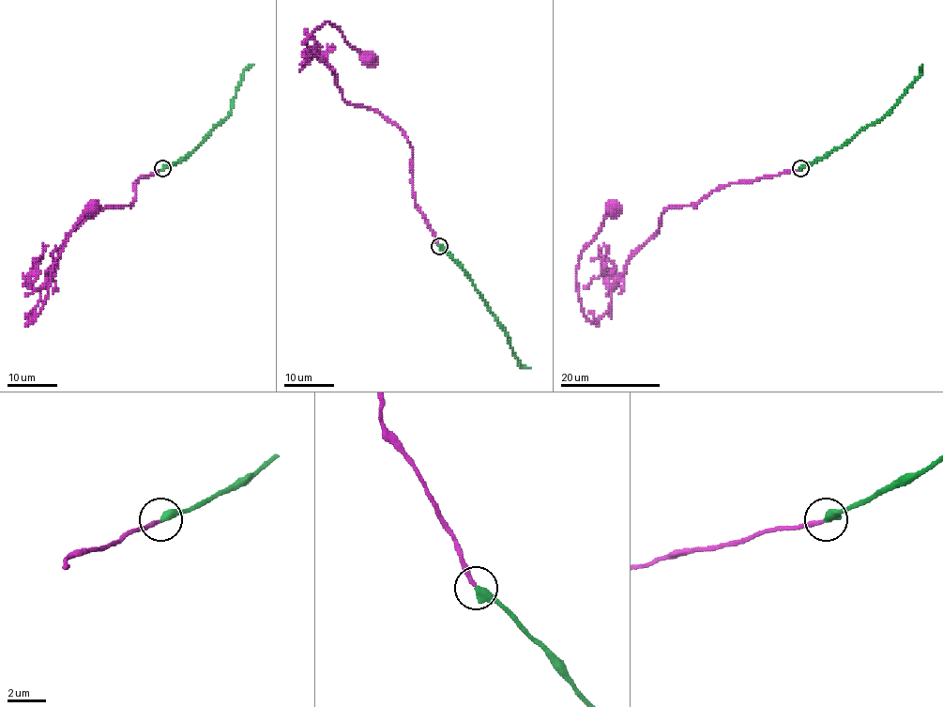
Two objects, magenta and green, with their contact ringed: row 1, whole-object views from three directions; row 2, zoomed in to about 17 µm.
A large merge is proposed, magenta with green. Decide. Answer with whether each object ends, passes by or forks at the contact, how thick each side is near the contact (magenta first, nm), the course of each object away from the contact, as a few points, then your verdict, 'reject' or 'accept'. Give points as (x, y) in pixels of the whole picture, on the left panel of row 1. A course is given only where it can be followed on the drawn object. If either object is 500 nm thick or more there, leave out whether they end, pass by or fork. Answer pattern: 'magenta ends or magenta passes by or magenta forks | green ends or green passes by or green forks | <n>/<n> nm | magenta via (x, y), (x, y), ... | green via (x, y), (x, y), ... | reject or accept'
magenta ends | green ends | 240/460 nm | magenta via (162, 169), (137, 179), (129, 205), (88, 213), (66, 236), (32, 321), (51, 268), (91, 209) | green via (162, 168), (184, 160), (221, 122), (230, 111), (241, 76), (254, 64) | accept

